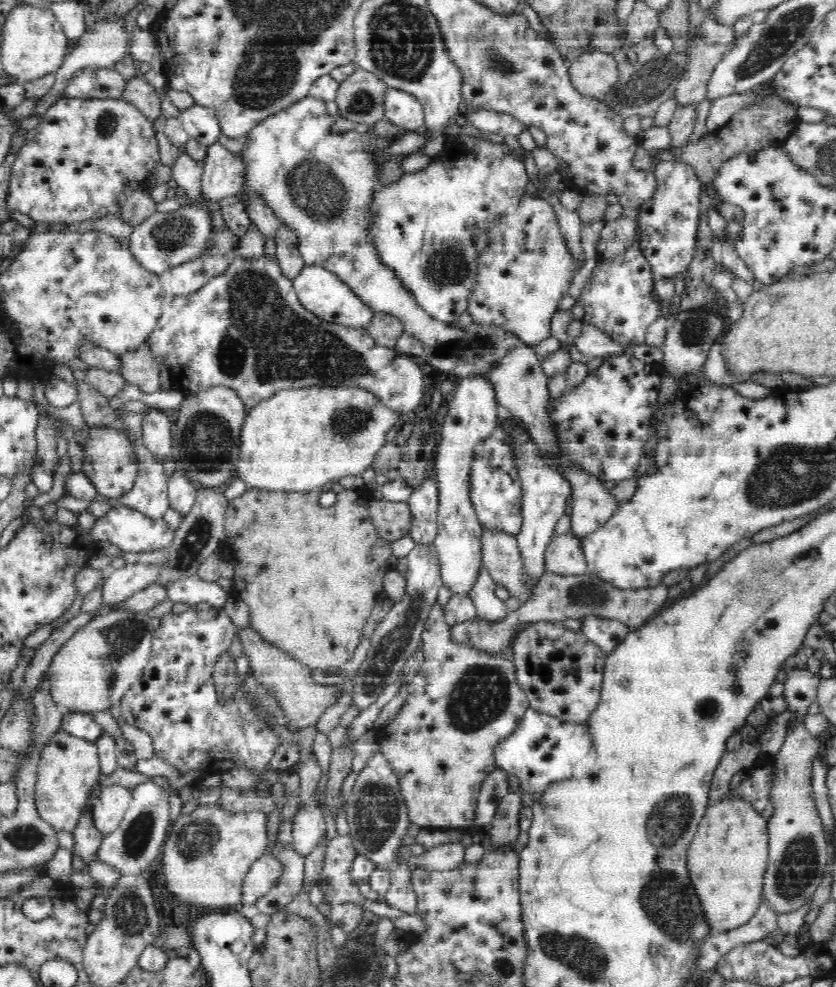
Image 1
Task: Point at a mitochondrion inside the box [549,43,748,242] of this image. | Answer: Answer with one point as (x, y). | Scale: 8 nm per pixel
(648, 81)

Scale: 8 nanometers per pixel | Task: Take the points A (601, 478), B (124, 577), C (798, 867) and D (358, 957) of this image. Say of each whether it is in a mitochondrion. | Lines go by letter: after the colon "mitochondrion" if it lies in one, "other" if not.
A: other
B: other
C: mitochondrion
D: mitochondrion

